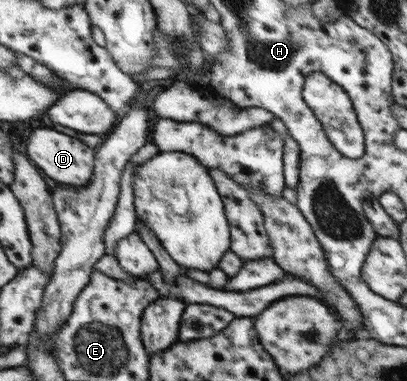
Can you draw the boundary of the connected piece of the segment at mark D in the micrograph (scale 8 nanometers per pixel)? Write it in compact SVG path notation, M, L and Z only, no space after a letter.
M47 126L43 128L34 127L33 136L28 139L26 147L28 155L39 164L49 176L61 184L71 184L73 186L85 186L91 180L93 174L93 148L85 146L81 140L71 138L65 133L51 130Z

